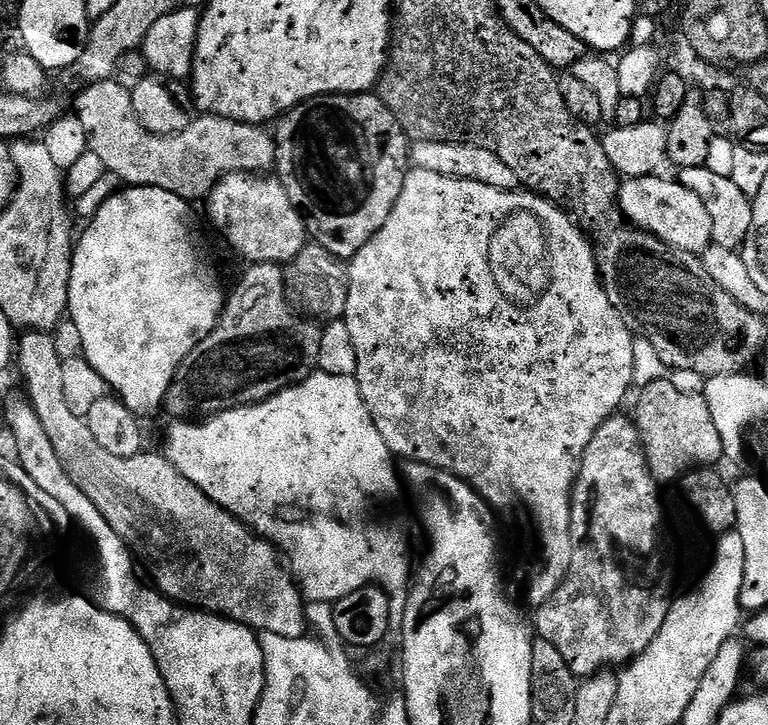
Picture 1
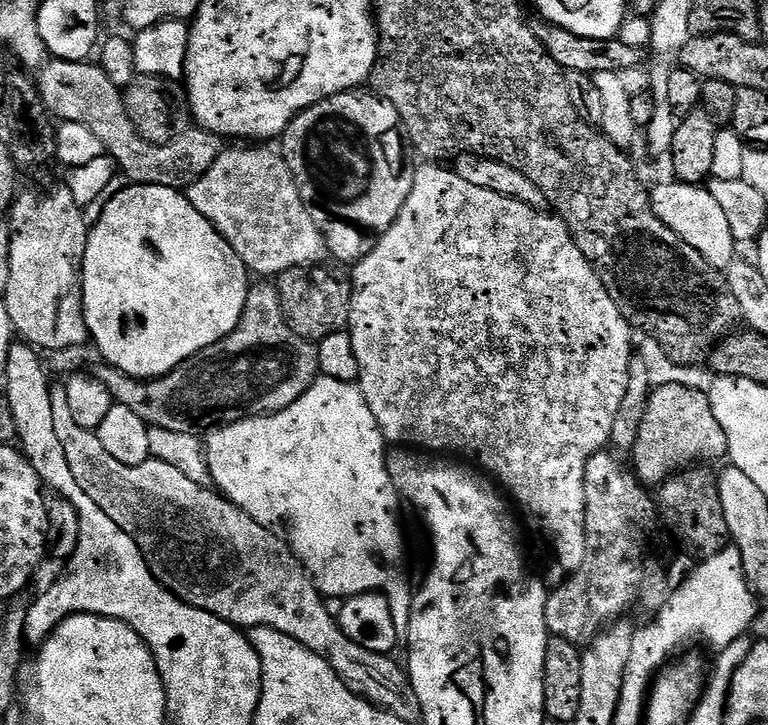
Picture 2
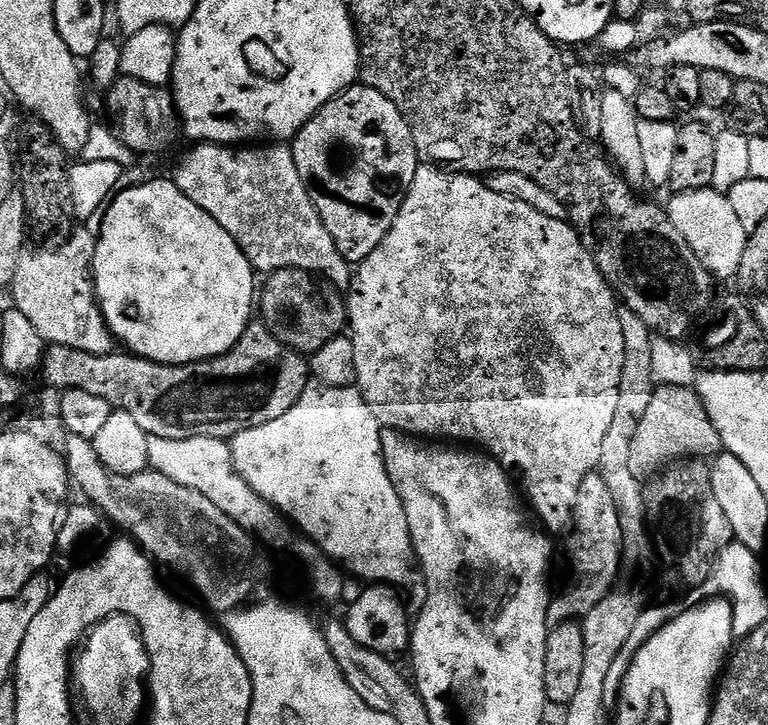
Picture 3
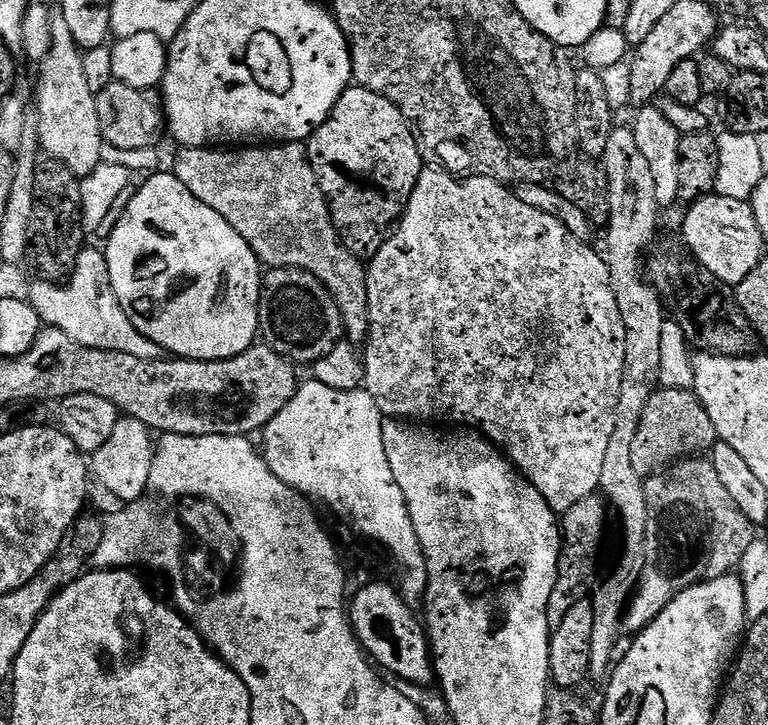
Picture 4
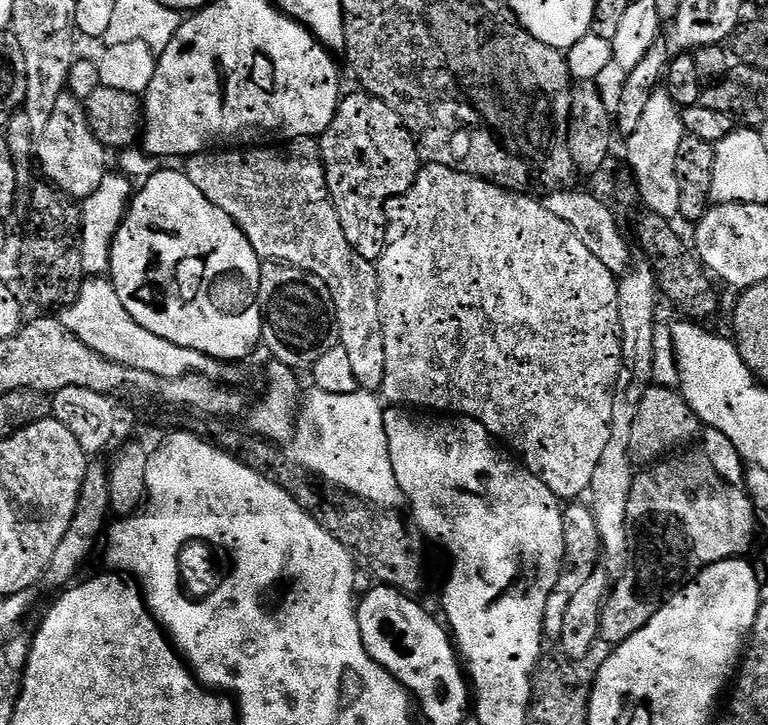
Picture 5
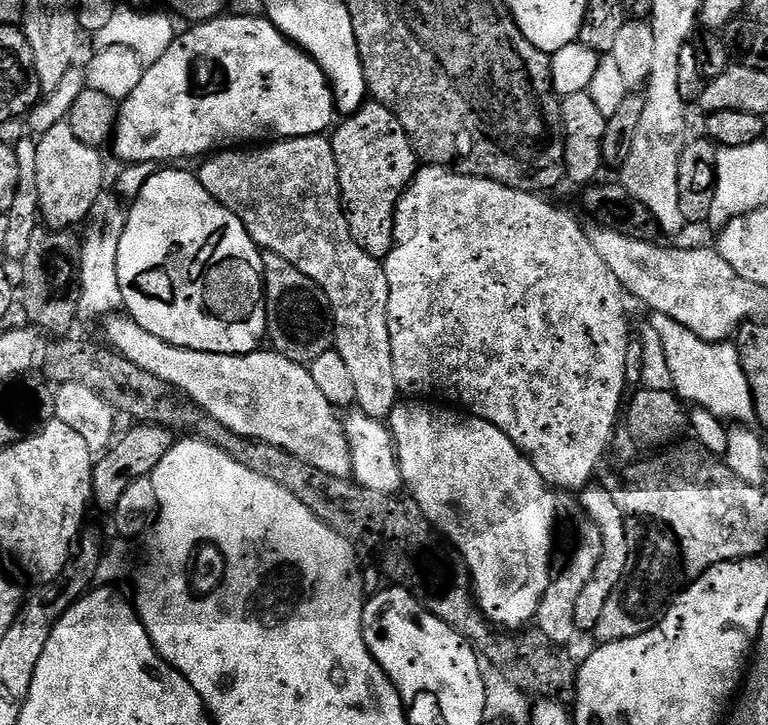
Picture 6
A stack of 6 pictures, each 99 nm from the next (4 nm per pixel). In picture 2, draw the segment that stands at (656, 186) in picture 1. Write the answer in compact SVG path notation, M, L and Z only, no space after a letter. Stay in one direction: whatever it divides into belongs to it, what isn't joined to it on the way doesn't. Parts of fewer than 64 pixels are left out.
M671 183L660 184L656 189L654 187L651 189L654 214L658 214L658 218L662 218L662 222L666 222L666 226L670 226L670 230L674 230L674 234L682 238L682 242L694 246L694 250L698 250L698 254L702 254L702 258L706 258L706 262L713 268L717 270L727 268L737 255L738 245L734 234L730 234L730 222L726 219L722 206L714 202L707 187Z

